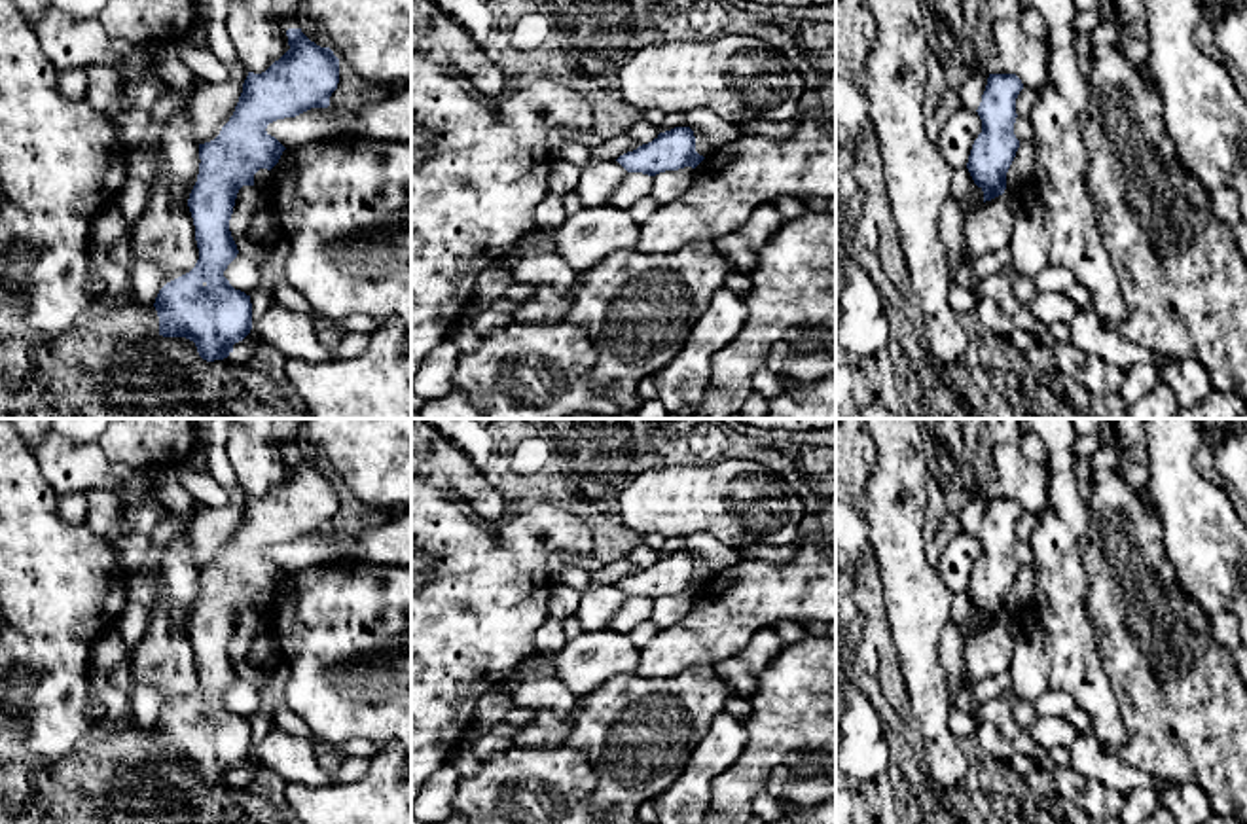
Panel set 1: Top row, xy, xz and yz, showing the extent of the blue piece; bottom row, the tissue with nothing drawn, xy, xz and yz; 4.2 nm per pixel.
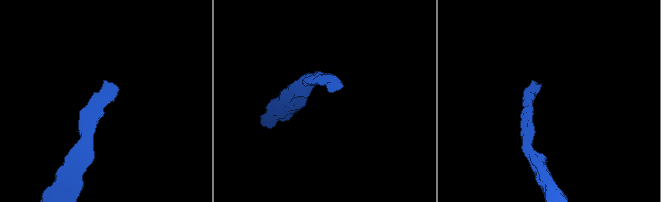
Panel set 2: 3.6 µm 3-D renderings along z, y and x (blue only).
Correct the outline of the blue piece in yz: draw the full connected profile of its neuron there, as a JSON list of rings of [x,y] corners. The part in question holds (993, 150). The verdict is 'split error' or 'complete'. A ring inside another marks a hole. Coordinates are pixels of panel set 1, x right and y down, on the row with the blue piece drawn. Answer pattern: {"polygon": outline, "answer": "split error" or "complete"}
{"polygon": [[[989,74],[978,116],[982,133],[972,144],[967,169],[984,191],[984,203],[1004,193],[1006,172],[1016,157],[1020,140],[1014,134],[1016,99],[1023,89],[1016,74]]], "answer": "complete"}

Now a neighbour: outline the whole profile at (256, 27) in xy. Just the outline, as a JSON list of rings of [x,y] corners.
[[[229,0],[227,32],[248,72],[265,72],[290,49],[284,19],[301,11],[303,0]]]

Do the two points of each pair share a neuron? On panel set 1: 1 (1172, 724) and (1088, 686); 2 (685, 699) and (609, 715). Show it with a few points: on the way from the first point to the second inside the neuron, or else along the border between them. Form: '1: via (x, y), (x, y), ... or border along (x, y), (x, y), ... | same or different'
1: border along (1098, 656), (1117, 701), (1126, 741) | different
2: via (666, 715), (628, 715) | same

